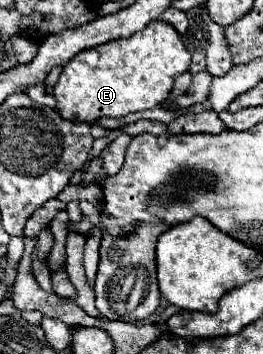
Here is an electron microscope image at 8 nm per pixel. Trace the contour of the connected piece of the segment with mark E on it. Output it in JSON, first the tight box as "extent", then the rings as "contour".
{"extent":[53,21,191,123],"contour":[[[151,21],[143,31],[127,37],[103,43],[99,47],[88,49],[73,57],[61,71],[57,85],[53,87],[53,95],[57,99],[57,111],[63,119],[69,121],[85,121],[91,123],[99,117],[125,117],[131,111],[153,109],[161,101],[167,99],[173,81],[177,75],[185,73],[191,63],[191,55],[185,49],[179,33],[163,21]]]}

